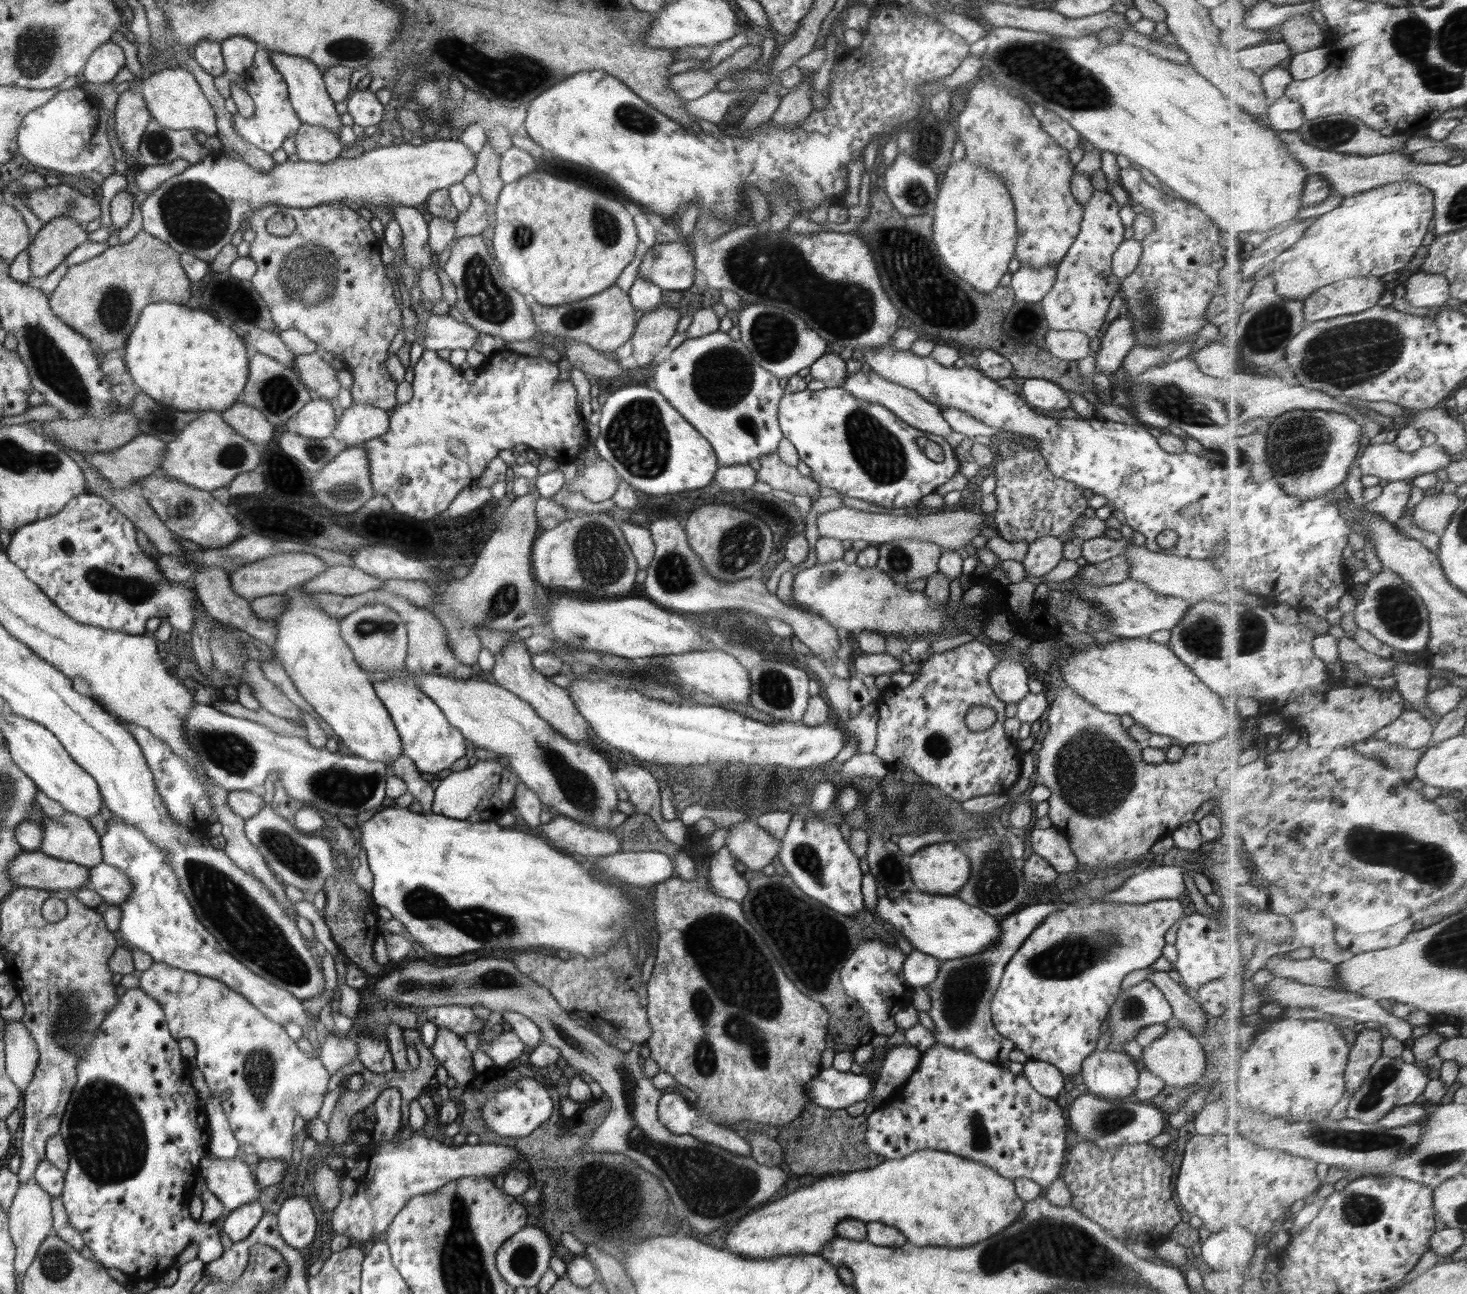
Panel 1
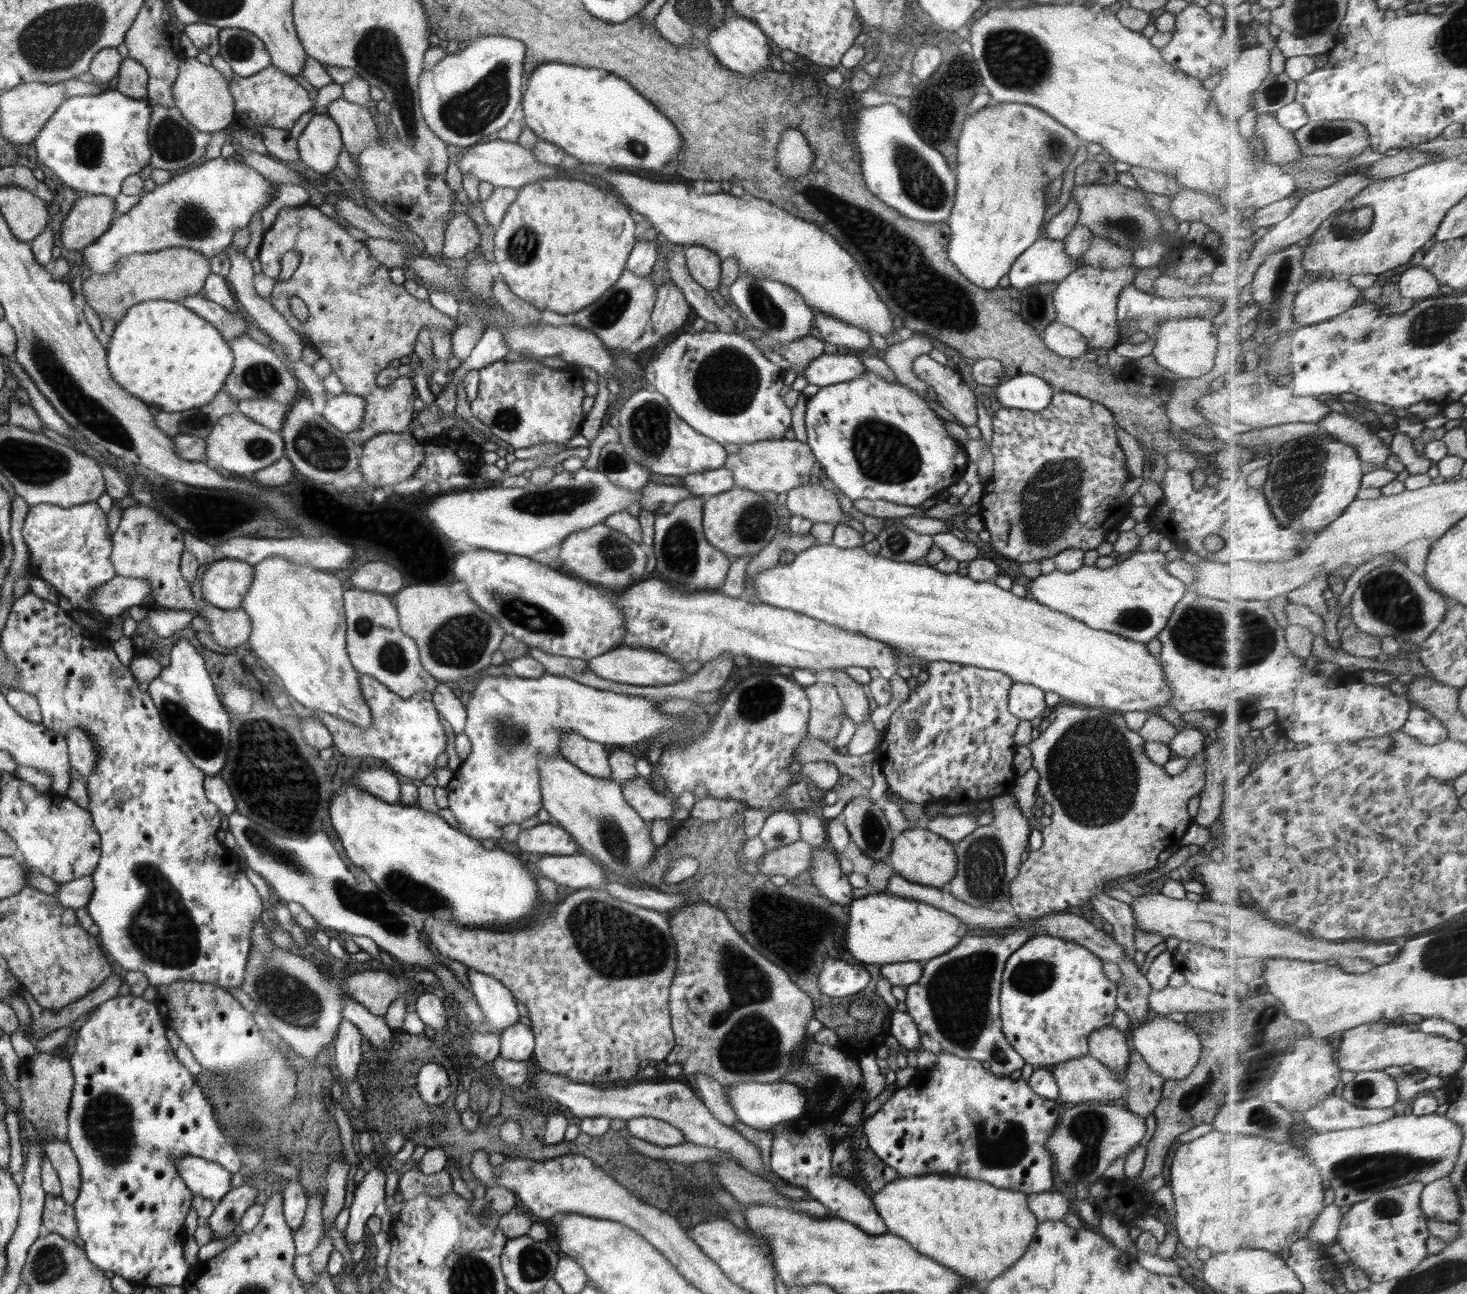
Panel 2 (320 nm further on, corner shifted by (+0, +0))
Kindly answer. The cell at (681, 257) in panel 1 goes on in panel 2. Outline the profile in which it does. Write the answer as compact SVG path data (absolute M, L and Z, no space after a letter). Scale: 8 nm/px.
M698 244L691 245L686 250L685 259L688 272L703 289L712 291L719 288L722 260L716 251Z

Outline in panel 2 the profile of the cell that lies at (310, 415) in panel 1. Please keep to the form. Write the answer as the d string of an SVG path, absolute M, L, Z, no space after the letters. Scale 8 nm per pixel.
M343 393L329 396L326 402L322 410L323 417L338 430L355 437L363 424L364 398Z

